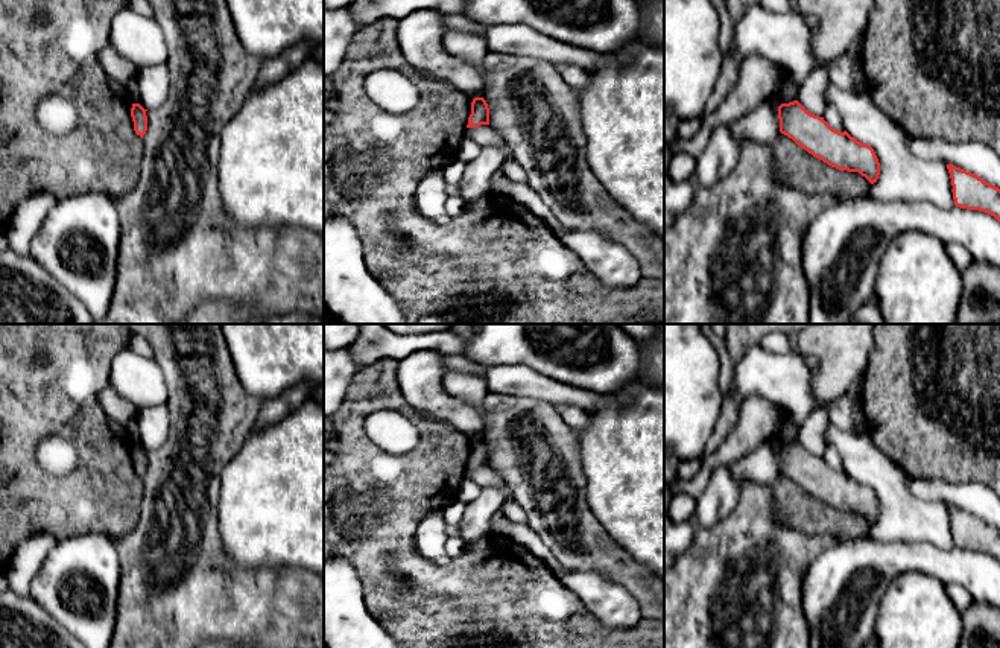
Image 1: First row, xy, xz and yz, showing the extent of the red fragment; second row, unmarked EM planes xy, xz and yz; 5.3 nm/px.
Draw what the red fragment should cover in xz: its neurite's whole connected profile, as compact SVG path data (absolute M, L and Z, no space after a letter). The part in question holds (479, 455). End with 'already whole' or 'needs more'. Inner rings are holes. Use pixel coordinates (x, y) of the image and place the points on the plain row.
M474 438L467 469L489 465L489 449L483 438Z | already whole

